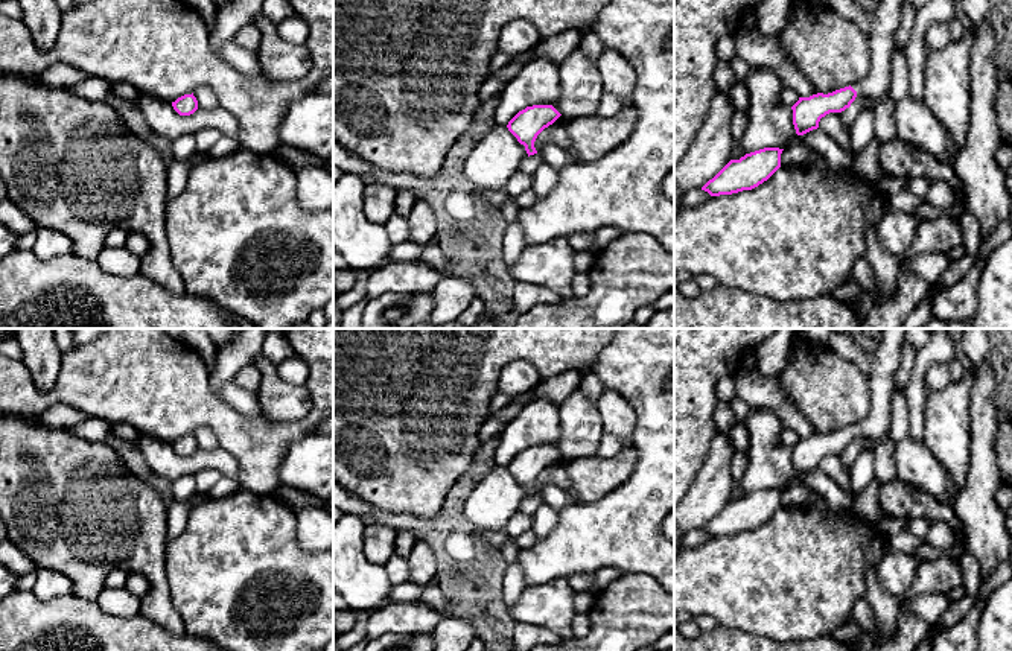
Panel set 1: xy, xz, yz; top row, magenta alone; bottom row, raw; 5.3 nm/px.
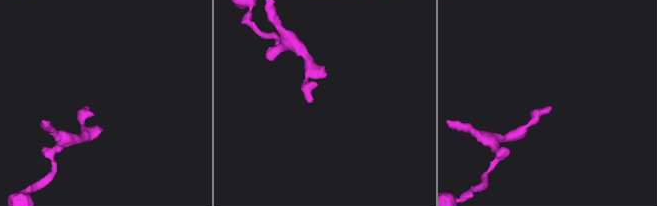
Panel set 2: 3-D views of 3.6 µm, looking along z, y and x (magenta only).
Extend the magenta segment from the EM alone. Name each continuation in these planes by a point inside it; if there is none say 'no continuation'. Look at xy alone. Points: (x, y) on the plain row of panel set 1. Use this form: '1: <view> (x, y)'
no continuation

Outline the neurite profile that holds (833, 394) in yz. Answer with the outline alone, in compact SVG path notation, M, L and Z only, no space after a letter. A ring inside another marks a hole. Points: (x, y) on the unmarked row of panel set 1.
M810 339L791 345L787 365L773 374L817 433L849 427L870 411L869 379L855 364Z

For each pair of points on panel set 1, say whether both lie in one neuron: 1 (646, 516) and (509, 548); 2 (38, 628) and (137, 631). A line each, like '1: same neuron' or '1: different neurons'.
1: different neurons
2: same neuron

